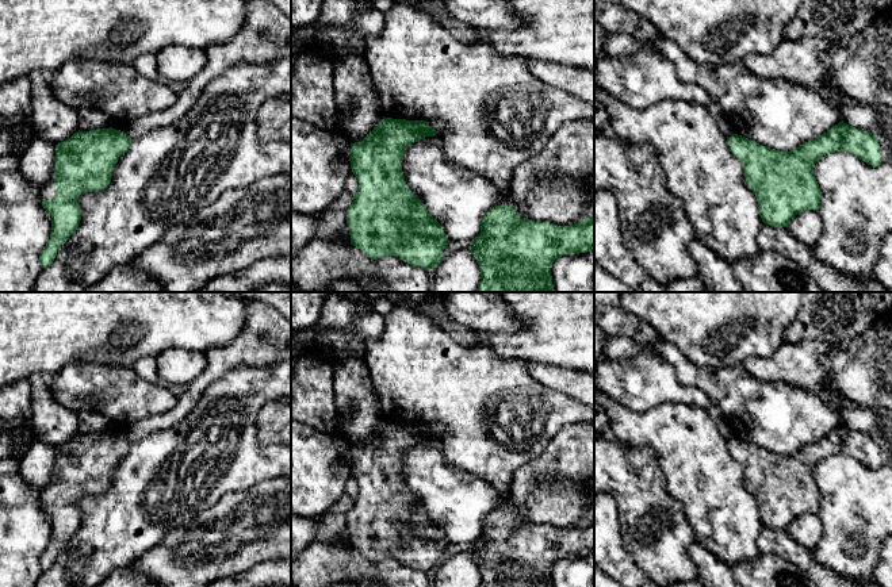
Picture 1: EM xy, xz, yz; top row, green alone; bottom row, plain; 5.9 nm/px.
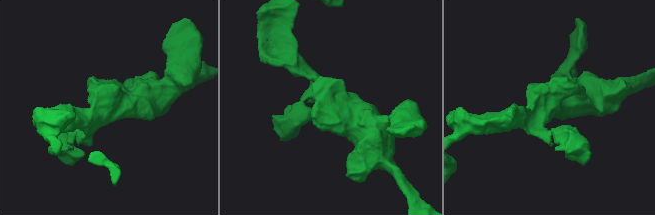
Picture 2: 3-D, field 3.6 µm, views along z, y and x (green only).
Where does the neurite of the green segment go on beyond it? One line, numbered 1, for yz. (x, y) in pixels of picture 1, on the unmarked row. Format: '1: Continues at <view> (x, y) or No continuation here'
1: No continuation here

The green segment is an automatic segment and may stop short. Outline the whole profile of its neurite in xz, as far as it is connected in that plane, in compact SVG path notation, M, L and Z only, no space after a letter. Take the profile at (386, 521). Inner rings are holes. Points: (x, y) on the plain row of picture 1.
M383 419L361 445L351 446L351 472L359 483L359 492L347 513L347 527L351 548L359 550L368 561L395 559L426 573L441 565L441 555L451 544L425 507L410 494L402 475L406 450L436 437L426 423Z

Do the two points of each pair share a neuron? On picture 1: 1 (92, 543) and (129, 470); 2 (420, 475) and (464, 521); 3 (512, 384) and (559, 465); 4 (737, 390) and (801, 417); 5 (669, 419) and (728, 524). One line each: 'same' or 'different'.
1: same
2: same
3: different
4: same
5: same

